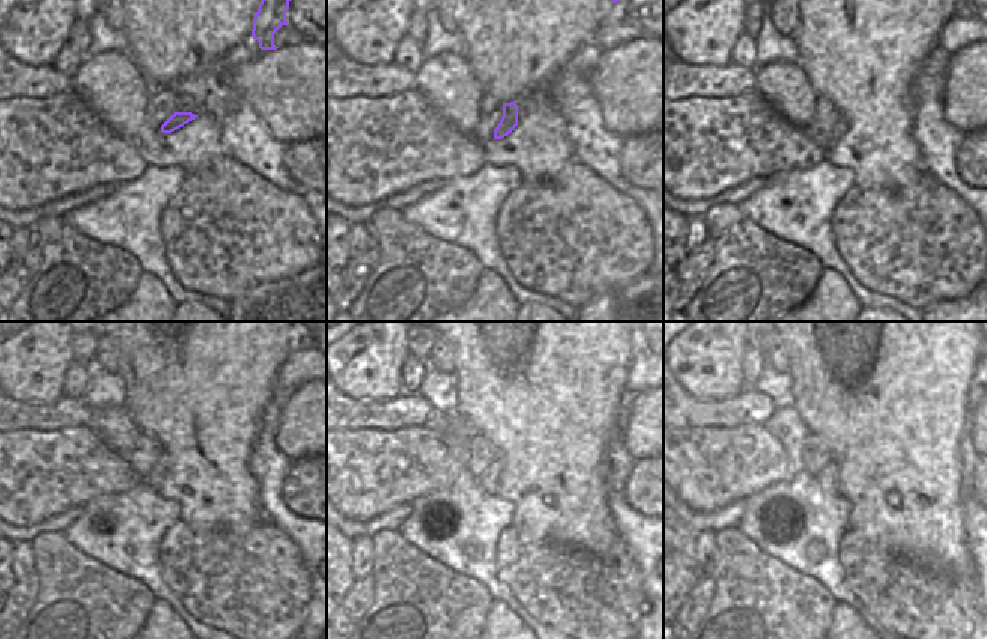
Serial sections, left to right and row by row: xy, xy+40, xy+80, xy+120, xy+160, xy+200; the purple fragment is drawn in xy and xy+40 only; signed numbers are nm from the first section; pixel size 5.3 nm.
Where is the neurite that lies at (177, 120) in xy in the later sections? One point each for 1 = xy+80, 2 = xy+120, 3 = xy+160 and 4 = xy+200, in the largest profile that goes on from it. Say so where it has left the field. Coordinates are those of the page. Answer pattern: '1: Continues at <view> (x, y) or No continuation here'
1: Continues at xy+80 (840, 128)
2: Continues at xy+120 (155, 479)
3: Continues at xy+160 (489, 479)
4: Continues at xy+200 (828, 477)

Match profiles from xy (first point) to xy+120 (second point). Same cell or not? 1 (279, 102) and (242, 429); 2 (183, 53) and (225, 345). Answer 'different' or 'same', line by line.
1: different
2: same

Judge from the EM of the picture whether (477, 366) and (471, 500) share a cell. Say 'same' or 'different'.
different

